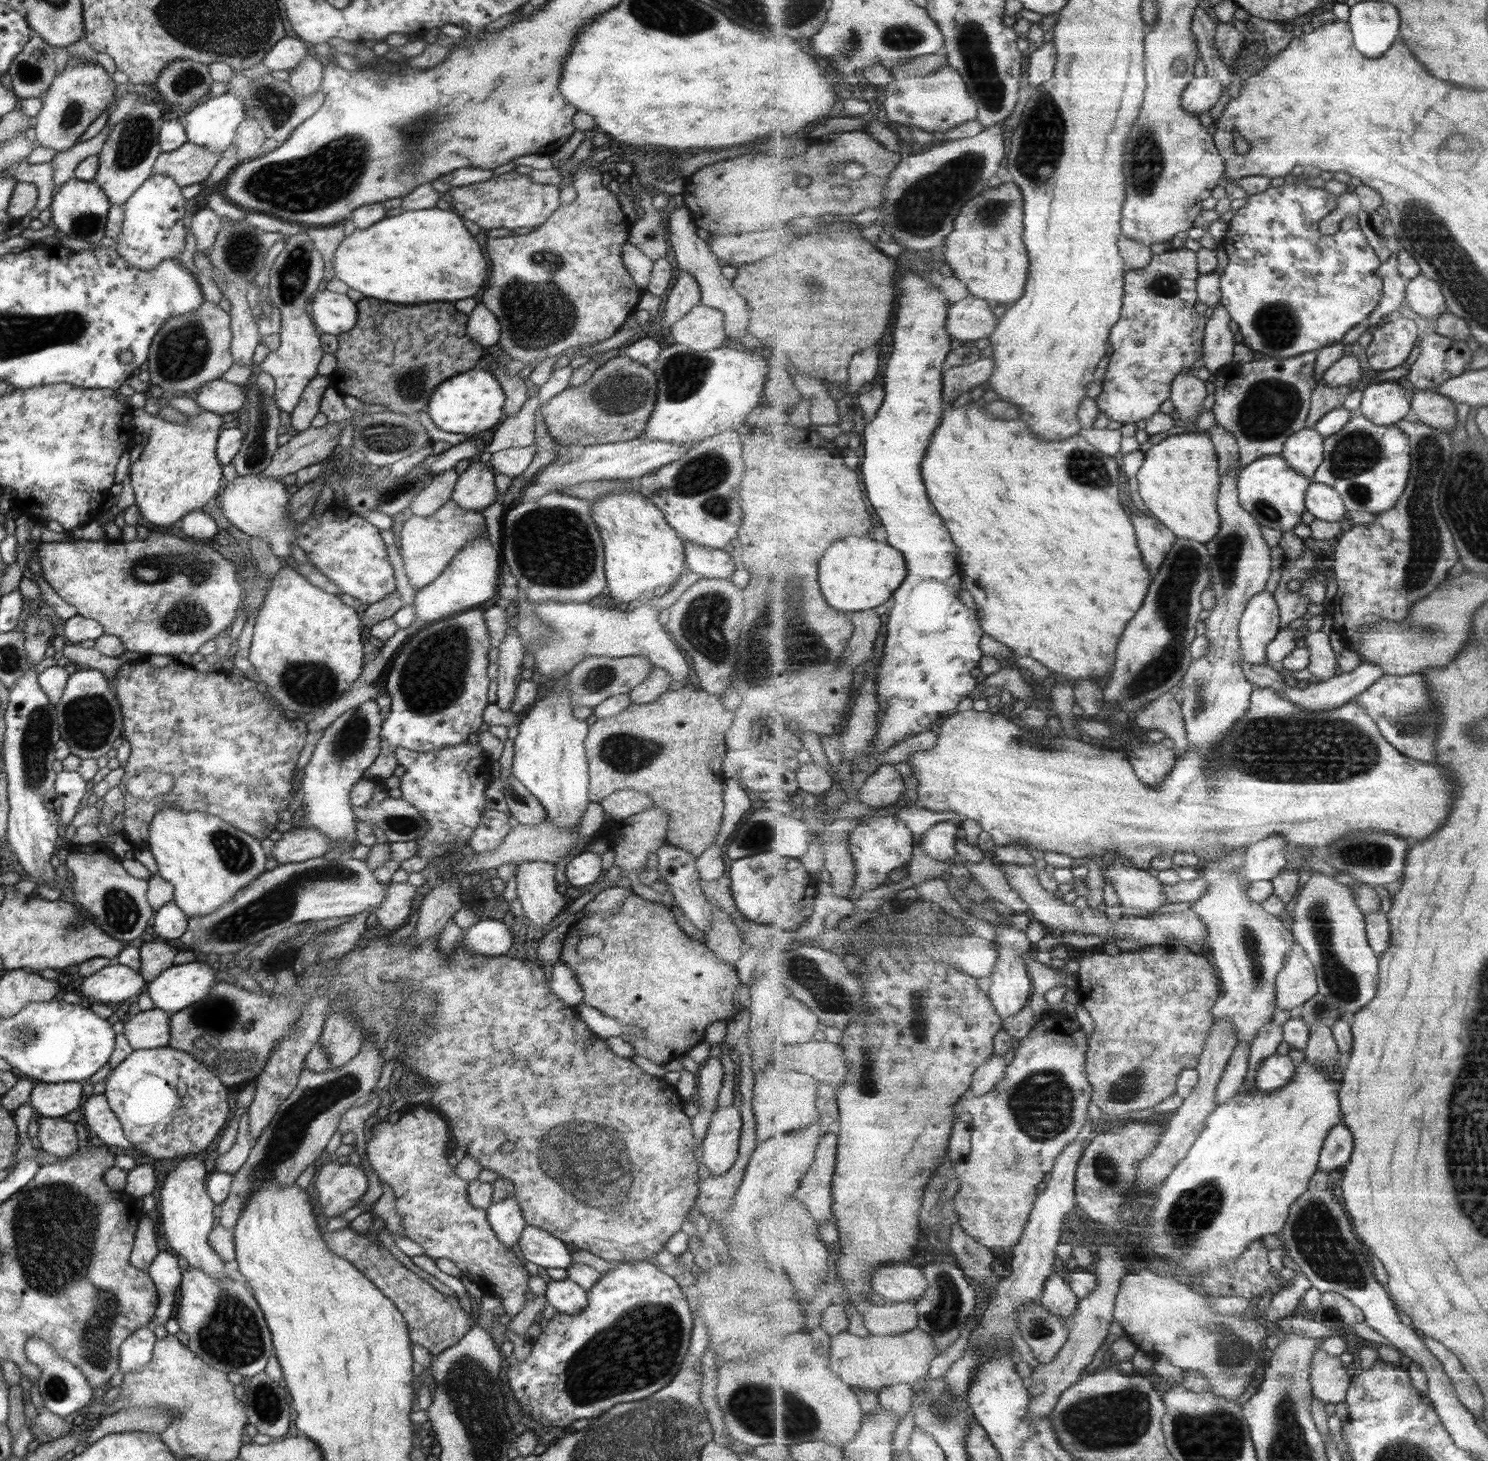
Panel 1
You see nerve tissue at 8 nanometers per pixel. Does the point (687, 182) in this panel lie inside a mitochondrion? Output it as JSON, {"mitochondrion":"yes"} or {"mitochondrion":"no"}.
{"mitochondrion":"no"}

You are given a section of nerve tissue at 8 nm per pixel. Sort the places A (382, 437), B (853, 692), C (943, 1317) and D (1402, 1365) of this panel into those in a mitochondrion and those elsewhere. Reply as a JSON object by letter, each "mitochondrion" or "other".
{"A":"mitochondrion","B":"other","C":"mitochondrion","D":"other"}

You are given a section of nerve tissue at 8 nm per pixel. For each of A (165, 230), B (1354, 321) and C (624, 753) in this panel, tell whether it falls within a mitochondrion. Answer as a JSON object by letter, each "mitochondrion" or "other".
{"A":"other","B":"other","C":"mitochondrion"}

